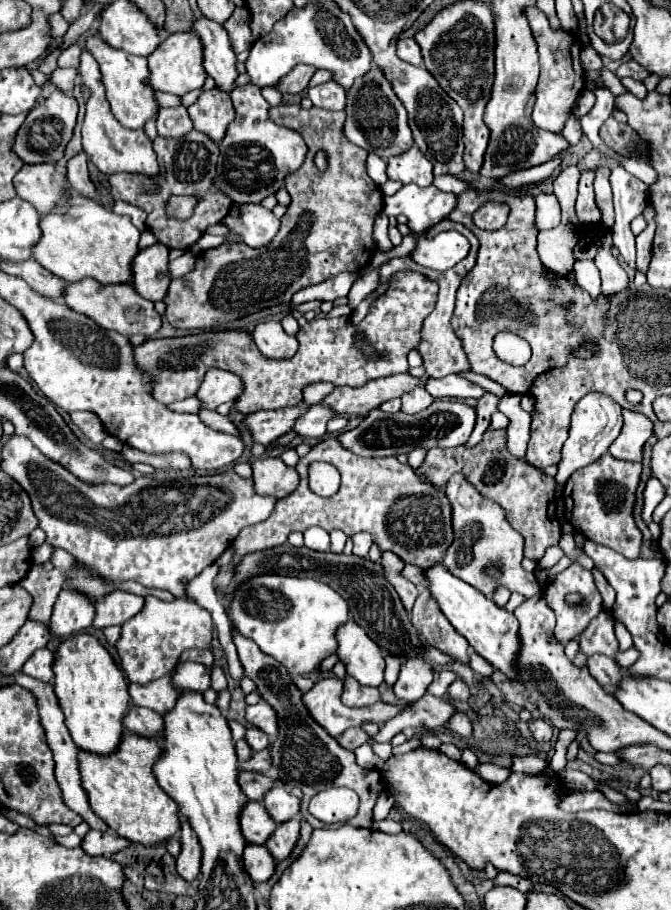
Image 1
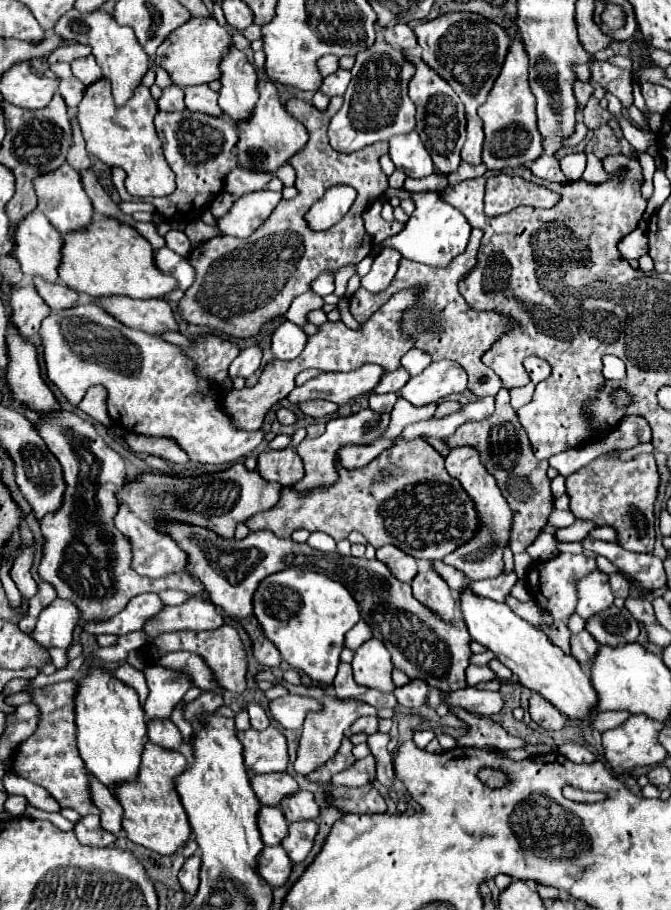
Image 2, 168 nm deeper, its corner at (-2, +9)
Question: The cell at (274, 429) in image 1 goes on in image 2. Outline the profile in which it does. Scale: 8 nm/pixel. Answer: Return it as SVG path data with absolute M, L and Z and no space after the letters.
M364 364L364 368L356 368L352 372L320 372L316 378L308 380L304 386L294 388L288 396L290 402L298 404L304 400L332 400L336 404L346 404L348 400L372 392L380 382L384 370L374 364Z

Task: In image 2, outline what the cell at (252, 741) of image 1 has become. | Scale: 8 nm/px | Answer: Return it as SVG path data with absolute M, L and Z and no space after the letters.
M250 702L250 704L246 706L246 710L248 710L248 714L250 714L252 728L256 728L256 730L266 730L266 728L270 726L270 716L268 716L268 712L266 712L260 704Z

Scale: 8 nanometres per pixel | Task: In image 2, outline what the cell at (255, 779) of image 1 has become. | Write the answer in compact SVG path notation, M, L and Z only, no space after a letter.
M272 772L264 776L250 776L250 784L264 806L280 806L280 802L300 790L298 782L288 772Z

